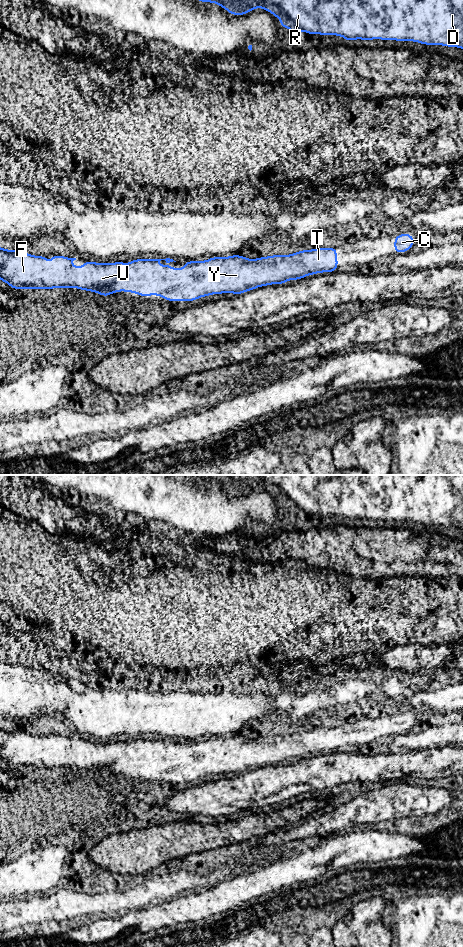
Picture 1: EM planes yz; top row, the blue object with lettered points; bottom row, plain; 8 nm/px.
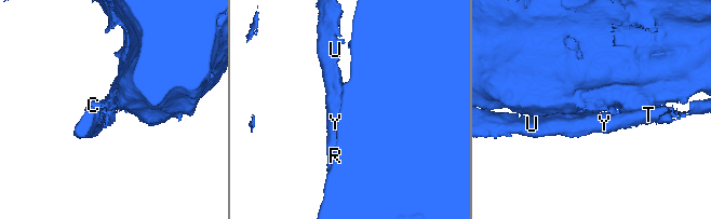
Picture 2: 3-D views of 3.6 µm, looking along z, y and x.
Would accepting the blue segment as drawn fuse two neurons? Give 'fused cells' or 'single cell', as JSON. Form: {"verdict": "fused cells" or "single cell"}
{"verdict": "fused cells"}

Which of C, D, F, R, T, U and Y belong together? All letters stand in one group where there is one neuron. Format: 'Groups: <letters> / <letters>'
Groups: C F T U Y / D R

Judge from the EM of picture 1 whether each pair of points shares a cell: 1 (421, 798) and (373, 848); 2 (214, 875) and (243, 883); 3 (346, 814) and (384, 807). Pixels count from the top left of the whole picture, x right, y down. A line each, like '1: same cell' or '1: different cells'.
1: different cells
2: different cells
3: same cell

